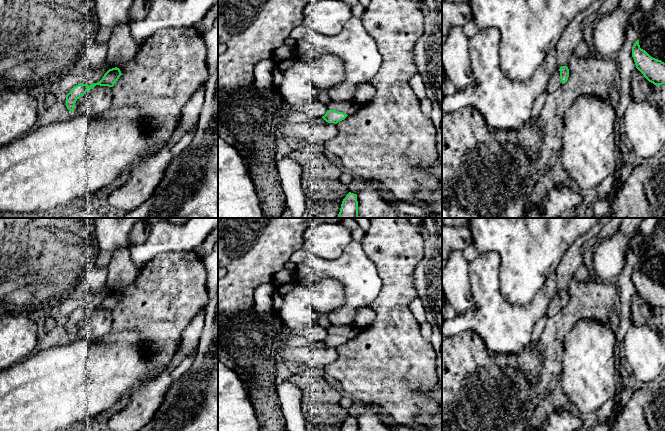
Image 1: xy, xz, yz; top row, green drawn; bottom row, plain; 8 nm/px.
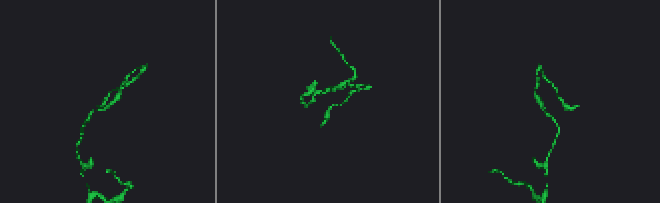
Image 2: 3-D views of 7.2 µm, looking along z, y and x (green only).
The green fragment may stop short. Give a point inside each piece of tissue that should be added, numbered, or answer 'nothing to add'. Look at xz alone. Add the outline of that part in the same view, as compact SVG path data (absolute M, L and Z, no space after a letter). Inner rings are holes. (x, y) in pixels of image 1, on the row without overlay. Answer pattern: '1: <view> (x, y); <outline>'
nothing to add

